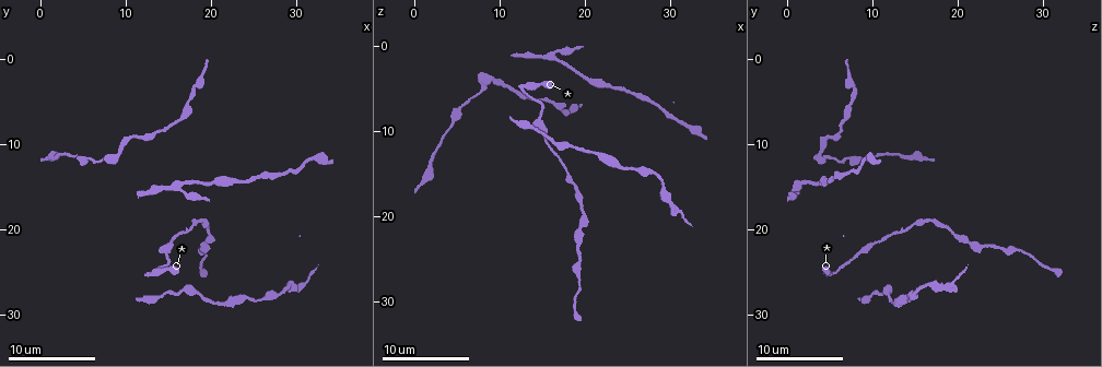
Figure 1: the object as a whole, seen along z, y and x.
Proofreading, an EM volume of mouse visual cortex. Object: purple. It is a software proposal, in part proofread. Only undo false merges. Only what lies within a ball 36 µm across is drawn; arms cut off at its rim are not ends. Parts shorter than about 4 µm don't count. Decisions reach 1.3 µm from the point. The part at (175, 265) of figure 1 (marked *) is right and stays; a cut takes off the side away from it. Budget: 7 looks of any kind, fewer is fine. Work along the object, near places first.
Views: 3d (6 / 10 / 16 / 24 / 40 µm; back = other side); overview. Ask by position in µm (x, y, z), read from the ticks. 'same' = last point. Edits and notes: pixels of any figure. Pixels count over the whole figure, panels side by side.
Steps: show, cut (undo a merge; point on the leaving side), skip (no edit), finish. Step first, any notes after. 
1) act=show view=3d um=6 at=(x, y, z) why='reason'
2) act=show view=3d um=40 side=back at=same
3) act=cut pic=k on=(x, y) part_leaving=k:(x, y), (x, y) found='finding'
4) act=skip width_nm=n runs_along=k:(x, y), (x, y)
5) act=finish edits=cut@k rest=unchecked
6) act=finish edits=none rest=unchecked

act=show view=3d um=6 at=(15.0, 21.6, 10.4) why='thick turns thin'

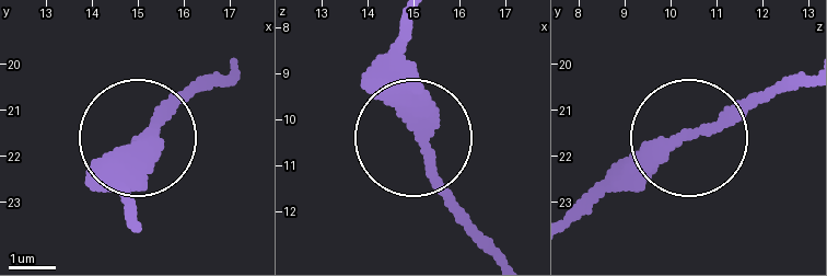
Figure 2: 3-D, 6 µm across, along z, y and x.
act=show view=3d um=6 side=back at=(15.25, 21.55, 10.25) why='from behind'

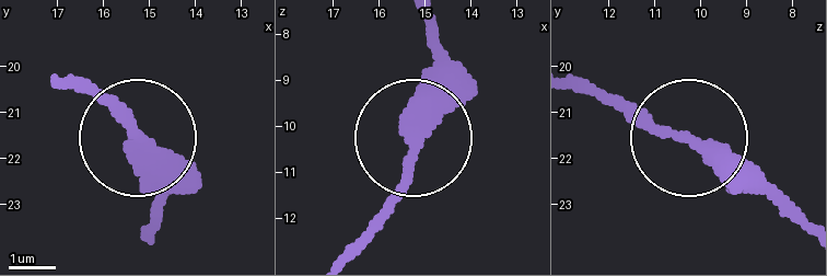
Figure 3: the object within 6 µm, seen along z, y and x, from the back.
act=skip width_nm=320 runs_along=3:(155, 233), (152, 159), (89, 80) found='one neuron here'

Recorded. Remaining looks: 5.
act=show view=3d um=10 at=(17.2, 4.8, 7.4) why='a narrow waist'

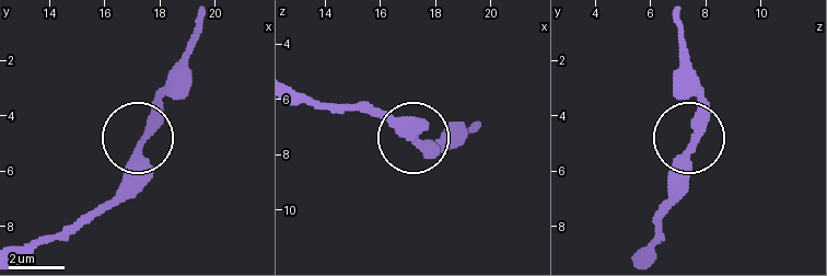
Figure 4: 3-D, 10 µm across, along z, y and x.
act=show view=3d um=6 at=(17.4, 4.9, 7.7)

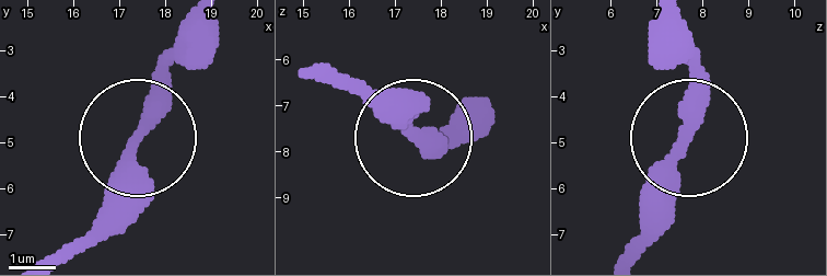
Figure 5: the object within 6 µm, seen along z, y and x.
act=skip width_nm=310 found='one neuron here'

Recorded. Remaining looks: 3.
act=show view=3d um=16 at=(20.2, 14.6, 4.0) why='sudden change in width'

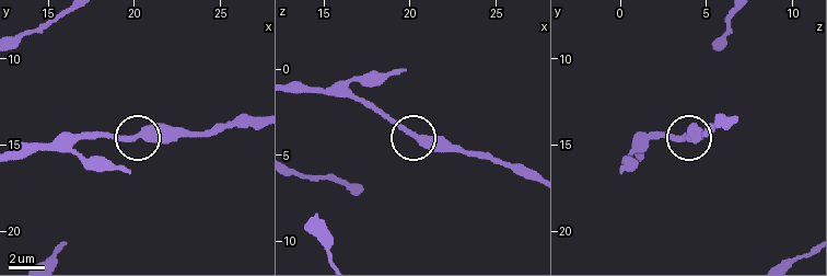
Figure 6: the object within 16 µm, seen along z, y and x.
act=show view=3d um=16 side=back at=(20.2, 14.6, 3.9)

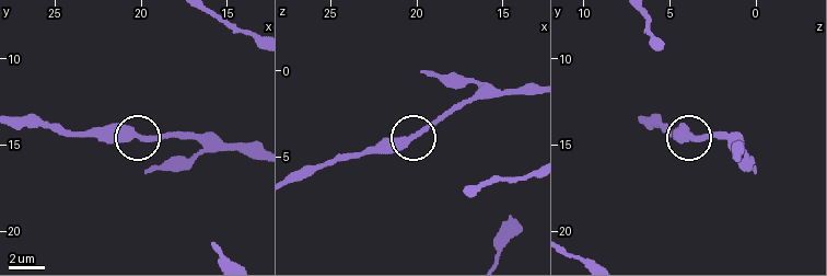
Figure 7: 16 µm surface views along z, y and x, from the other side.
act=skip found='continuous, no second neuron'

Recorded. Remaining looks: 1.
act=show view=3d um=10 at=(18.8, 19.2, 16.6) why='a narrow waist'

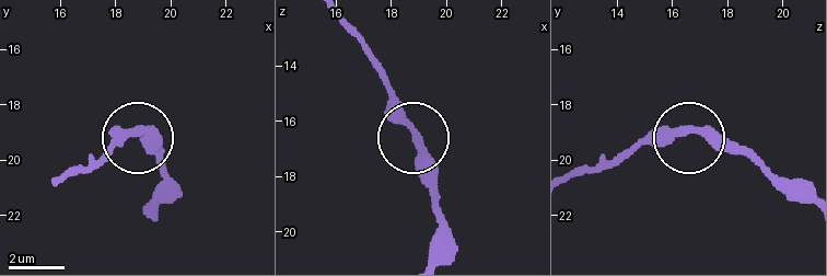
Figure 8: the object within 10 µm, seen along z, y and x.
act=skip width_nm=310 runs_along=8:(57, 187), (141, 130), (160, 157) found='all the same neuron'

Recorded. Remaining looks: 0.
act=finish edits=none rest=unchecked

